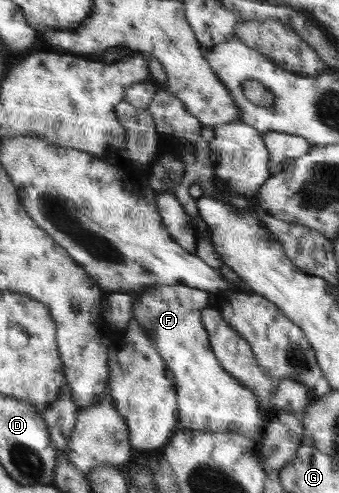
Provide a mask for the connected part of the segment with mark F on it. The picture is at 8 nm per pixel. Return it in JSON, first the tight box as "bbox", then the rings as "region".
{"bbox":[133,285,267,442],"region":[[[149,285],[137,292],[133,315],[155,342],[159,356],[174,373],[177,383],[180,429],[235,431],[253,442],[264,439],[267,427],[259,414],[260,403],[250,389],[224,370],[211,349],[208,333],[202,324],[202,309],[208,307],[209,292],[187,285]]]}

